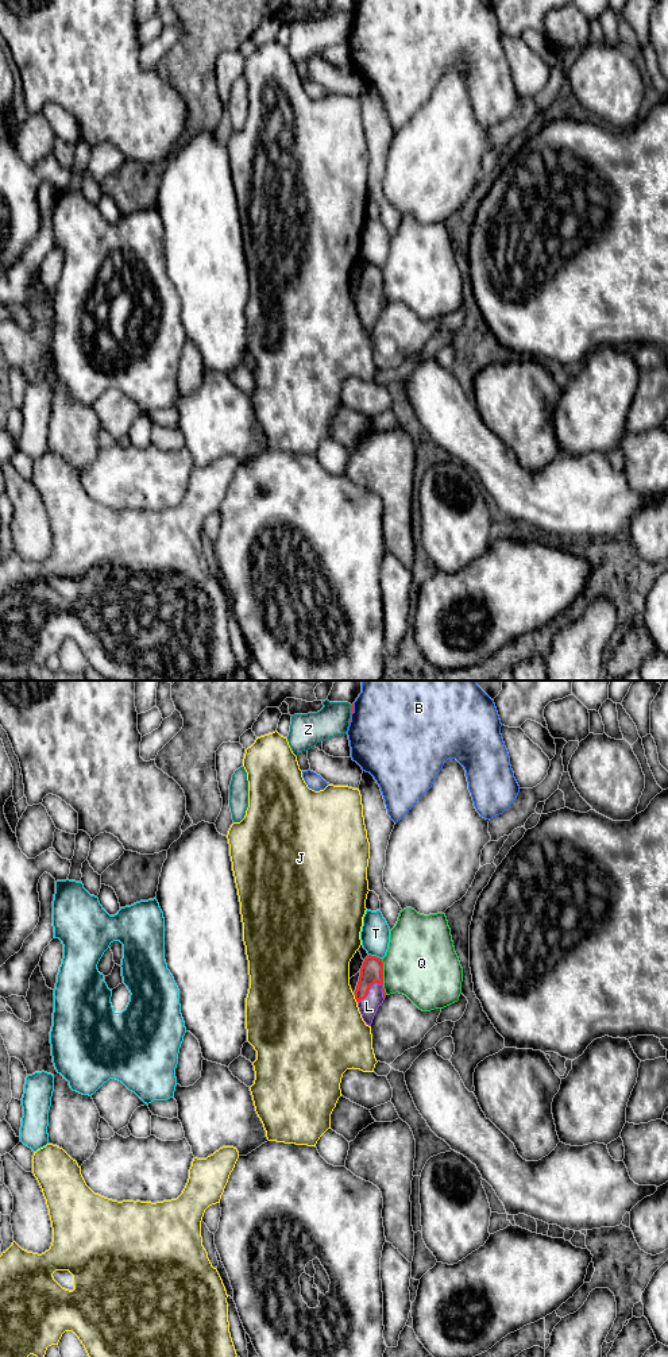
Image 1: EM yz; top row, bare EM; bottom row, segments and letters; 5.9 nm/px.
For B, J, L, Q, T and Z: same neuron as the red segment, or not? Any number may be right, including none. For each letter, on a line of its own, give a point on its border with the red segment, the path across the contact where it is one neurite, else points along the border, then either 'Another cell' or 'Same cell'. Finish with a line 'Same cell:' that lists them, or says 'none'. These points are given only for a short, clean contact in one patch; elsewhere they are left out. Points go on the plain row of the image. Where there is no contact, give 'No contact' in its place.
B: Touches red at yz (352, 18). Another cell
J: Touches red at yz (355, 307). Another cell
L: Touches red at yz (369, 297). Same cell
Q: Touches red at yz (382, 281). Another cell
T: Touches red at yz (375, 265). Another cell
Z: Touches red at yz (351, 18). Another cell
Same cell: L

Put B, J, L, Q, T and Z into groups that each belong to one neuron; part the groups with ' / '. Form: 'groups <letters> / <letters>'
groups B / J / L / Q / T / Z

